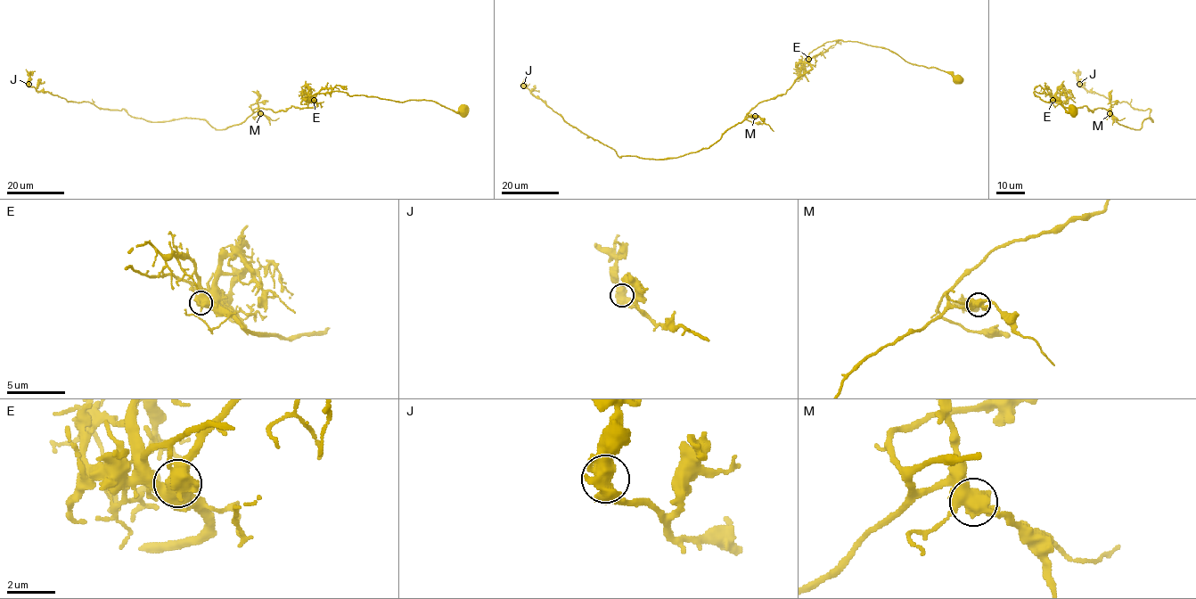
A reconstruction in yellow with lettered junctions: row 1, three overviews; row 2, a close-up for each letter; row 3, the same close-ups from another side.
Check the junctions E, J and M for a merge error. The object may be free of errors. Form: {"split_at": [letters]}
{"split_at": []}

